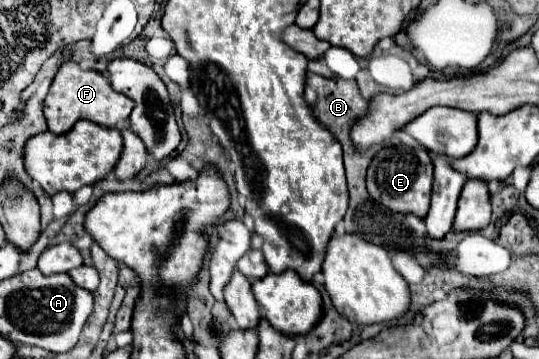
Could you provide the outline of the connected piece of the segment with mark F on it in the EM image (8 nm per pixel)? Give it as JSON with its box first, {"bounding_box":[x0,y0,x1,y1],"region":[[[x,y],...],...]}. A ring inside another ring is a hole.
{"bounding_box":[43,62,133,134],"region":[[[77,62],[61,64],[43,106],[49,132],[53,134],[67,132],[77,120],[89,120],[105,128],[115,128],[129,118],[131,110],[133,110],[133,100],[115,92],[107,76],[95,70],[81,70]]]}

